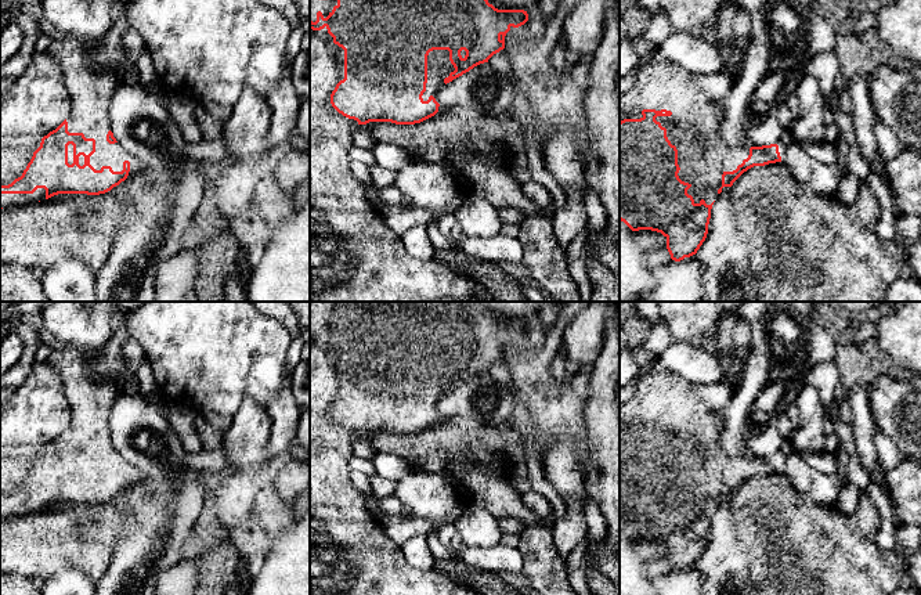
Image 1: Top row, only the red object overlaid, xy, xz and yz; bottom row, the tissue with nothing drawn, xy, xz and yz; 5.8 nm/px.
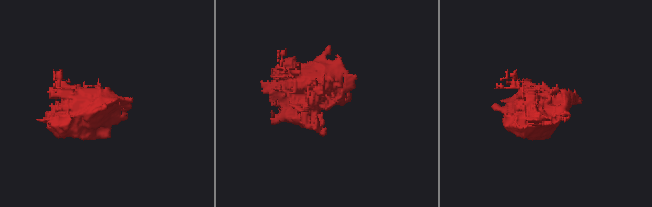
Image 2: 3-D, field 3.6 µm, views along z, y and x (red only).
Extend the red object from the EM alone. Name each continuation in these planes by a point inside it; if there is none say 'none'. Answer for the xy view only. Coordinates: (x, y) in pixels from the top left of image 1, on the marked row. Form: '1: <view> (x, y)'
1: xy (91, 89)

